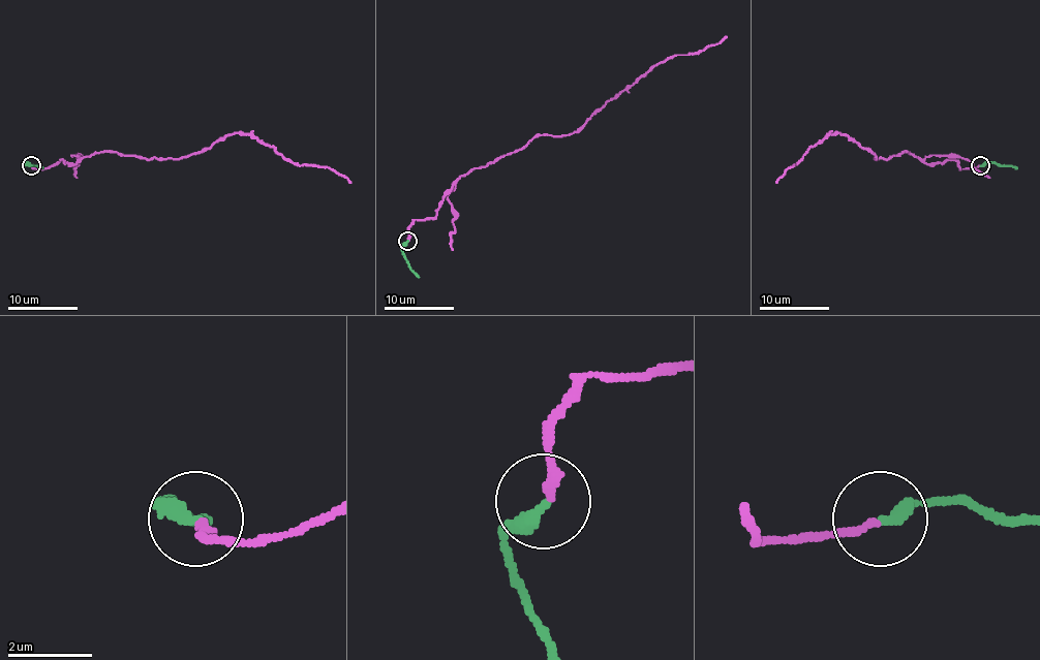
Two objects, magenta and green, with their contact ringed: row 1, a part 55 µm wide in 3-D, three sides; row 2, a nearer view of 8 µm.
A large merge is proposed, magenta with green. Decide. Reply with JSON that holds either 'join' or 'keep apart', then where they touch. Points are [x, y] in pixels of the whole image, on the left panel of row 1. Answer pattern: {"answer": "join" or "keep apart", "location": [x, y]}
{"answer": "join", "location": [31, 165]}

